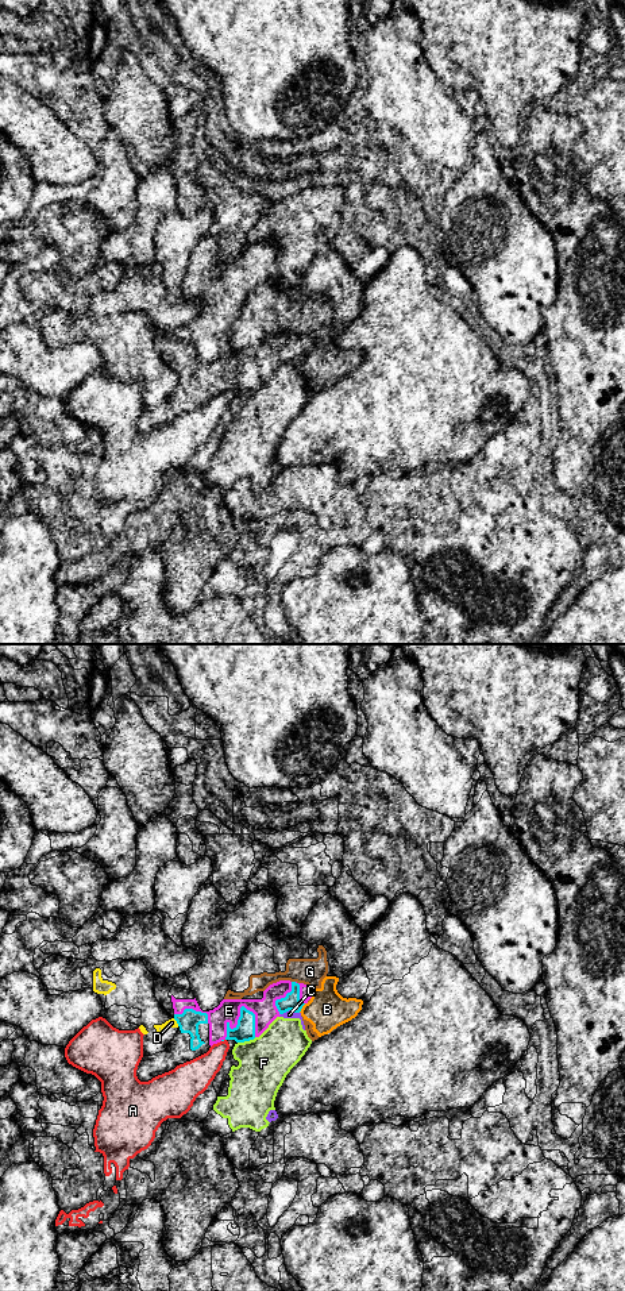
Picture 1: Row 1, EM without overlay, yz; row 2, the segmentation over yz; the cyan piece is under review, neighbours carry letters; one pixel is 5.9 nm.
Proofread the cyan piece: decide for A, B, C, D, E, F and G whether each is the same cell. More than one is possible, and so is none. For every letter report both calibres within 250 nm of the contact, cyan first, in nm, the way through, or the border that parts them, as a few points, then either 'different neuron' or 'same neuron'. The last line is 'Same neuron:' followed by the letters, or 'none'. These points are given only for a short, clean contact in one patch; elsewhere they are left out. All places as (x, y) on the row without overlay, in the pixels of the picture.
A: calibres 20 and 180 nm; different neuron
B: calibres 100 and 240 nm; different neuron
C: calibres 100 and 50 nm; different neuron
D: calibres 120 and 50 nm; different neuron
E: calibres 120 and 140 nm; same neuron
F: calibres 120 and 300 nm; different neuron
G: calibres 100 and 160 nm; different neuron
Same neuron: E

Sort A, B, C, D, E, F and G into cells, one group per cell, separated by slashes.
A / B G / C F / D / E

